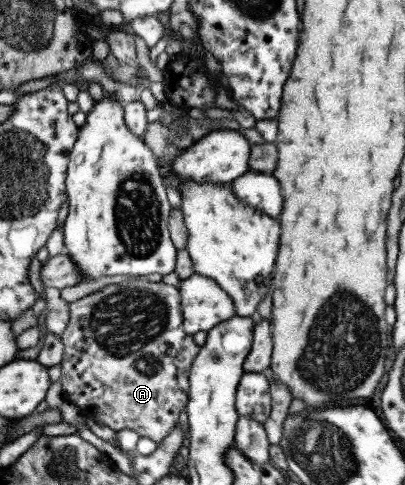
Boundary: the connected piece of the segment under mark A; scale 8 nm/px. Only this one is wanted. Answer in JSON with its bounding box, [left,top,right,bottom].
[59,279,201,445]

